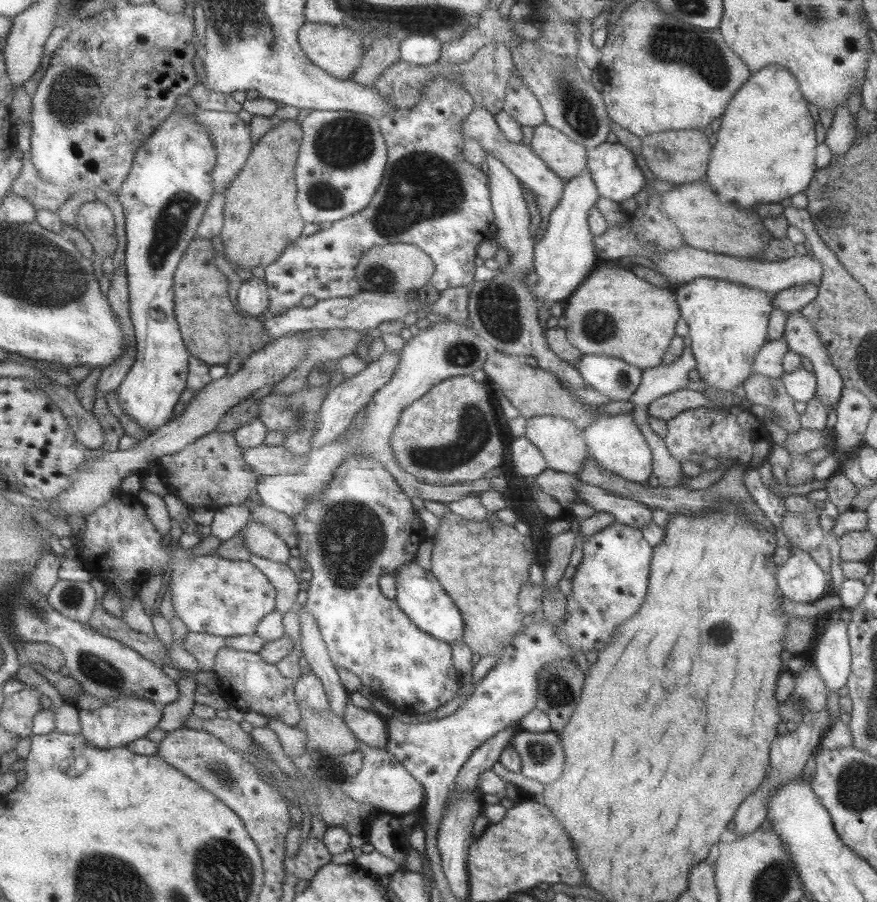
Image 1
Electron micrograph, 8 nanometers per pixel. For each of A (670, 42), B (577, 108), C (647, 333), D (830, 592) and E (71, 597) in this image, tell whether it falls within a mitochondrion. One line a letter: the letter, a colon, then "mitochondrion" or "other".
A: mitochondrion
B: mitochondrion
C: other
D: other
E: mitochondrion

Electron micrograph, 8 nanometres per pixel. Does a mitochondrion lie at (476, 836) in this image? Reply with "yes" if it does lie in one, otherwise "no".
no

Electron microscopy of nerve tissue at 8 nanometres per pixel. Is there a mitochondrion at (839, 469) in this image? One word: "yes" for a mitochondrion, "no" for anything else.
no

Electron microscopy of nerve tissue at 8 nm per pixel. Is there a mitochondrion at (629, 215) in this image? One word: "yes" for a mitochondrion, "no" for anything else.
no

